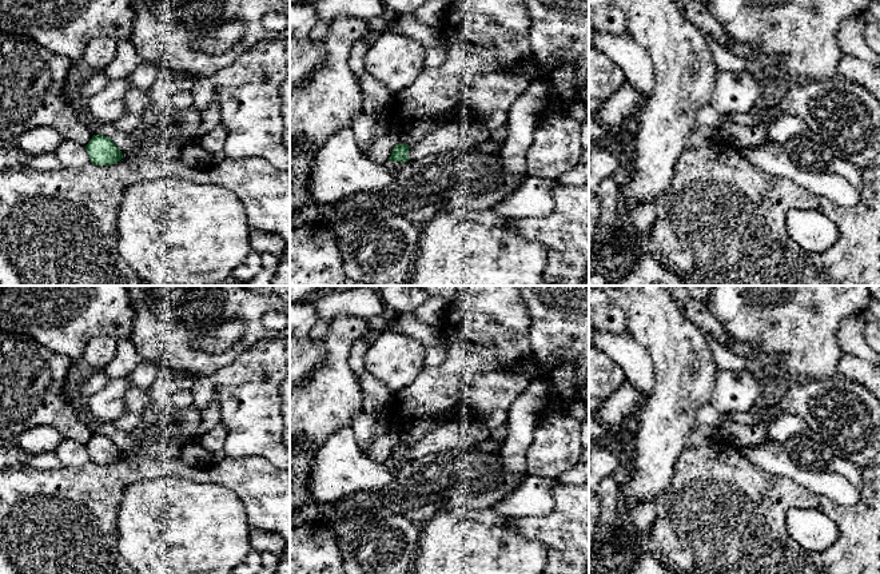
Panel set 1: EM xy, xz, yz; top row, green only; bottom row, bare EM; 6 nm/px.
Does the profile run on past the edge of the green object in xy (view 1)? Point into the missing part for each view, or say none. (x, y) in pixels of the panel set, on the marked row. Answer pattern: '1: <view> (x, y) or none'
1: none

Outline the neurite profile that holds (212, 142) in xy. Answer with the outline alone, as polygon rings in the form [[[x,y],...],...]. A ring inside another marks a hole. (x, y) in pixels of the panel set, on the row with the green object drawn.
[[[220,123],[210,132],[199,137],[199,146],[210,155],[223,152],[228,136],[226,127]]]

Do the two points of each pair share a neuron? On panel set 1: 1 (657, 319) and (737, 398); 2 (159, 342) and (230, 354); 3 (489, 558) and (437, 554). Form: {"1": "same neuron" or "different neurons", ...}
{"1": "different neurons", "2": "same neuron", "3": "same neuron"}

